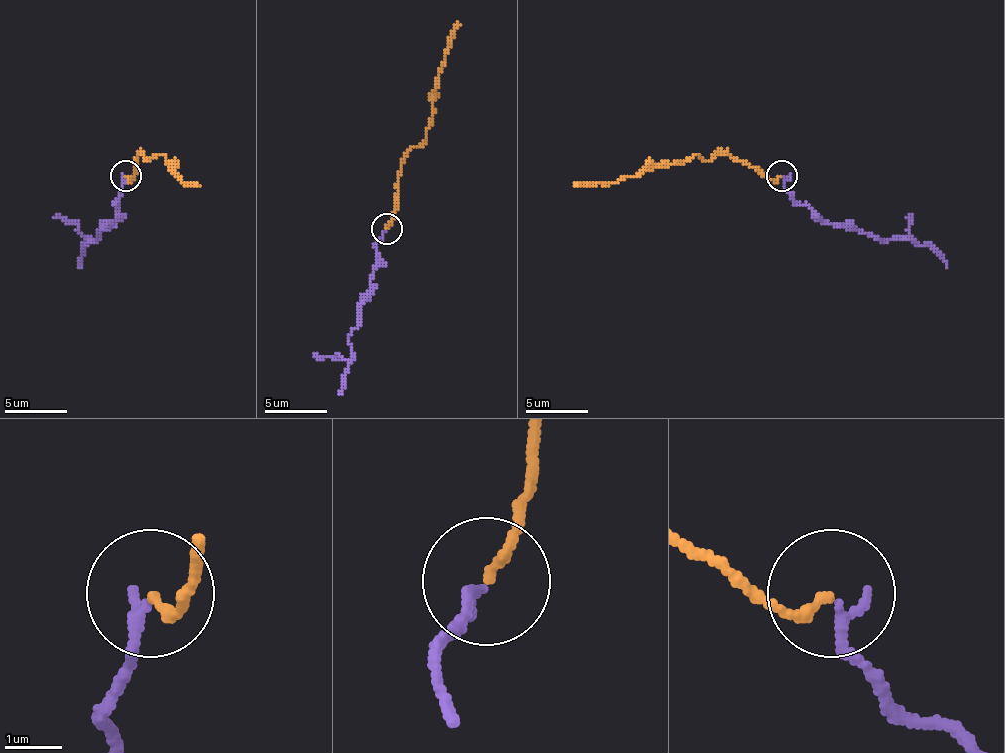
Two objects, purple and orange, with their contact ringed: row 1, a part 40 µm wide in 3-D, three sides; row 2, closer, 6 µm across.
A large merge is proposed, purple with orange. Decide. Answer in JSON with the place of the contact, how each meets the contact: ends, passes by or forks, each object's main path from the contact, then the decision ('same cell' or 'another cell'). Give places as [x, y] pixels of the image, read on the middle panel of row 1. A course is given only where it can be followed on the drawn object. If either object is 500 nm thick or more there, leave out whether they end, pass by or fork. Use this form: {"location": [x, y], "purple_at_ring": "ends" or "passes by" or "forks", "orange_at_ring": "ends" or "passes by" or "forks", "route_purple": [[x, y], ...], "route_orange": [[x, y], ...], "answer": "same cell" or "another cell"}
{"location": [386, 229], "purple_at_ring": "ends", "orange_at_ring": "ends", "route_purple": [[385, 231], [382, 231], [376, 244], [370, 297], [360, 306], [360, 319], [348, 337], [351, 362], [339, 394]], "route_orange": [[385, 228], [395, 209], [401, 162], [423, 141], [432, 116], [432, 90], [457, 22]], "answer": "same cell"}

